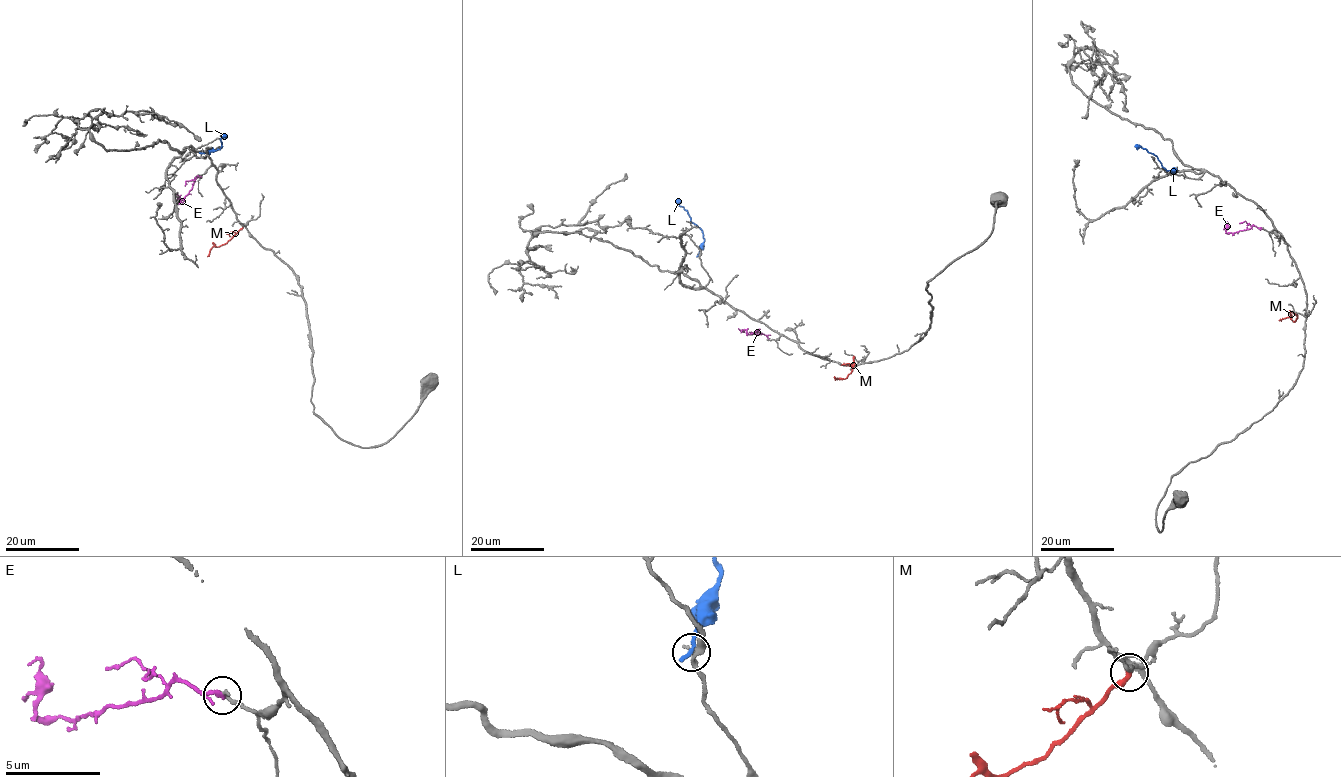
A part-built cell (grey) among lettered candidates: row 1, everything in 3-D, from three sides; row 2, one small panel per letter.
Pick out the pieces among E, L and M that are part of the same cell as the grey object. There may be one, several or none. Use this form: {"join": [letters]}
{"join": []}

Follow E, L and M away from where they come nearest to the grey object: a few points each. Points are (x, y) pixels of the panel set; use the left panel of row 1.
E: (197, 176), (180, 203), (177, 193)
L: (201, 153), (220, 148), (220, 139), (225, 136)
M: (243, 226), (226, 243), (212, 246), (207, 257)

